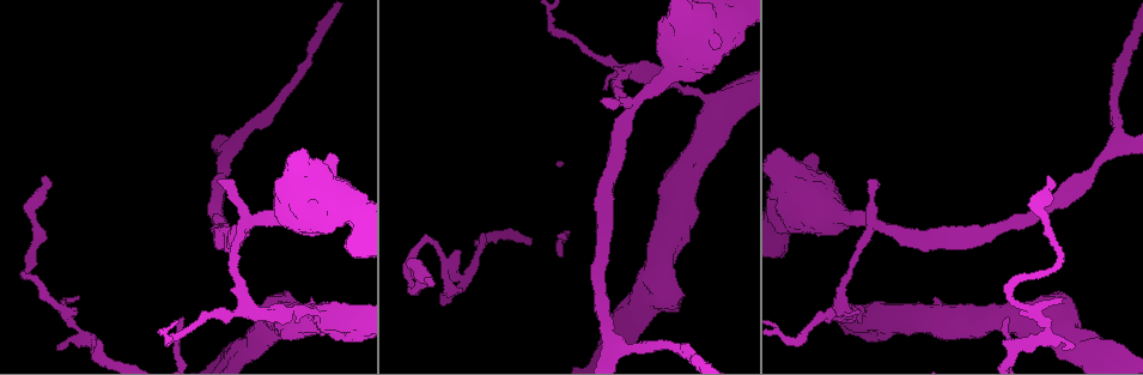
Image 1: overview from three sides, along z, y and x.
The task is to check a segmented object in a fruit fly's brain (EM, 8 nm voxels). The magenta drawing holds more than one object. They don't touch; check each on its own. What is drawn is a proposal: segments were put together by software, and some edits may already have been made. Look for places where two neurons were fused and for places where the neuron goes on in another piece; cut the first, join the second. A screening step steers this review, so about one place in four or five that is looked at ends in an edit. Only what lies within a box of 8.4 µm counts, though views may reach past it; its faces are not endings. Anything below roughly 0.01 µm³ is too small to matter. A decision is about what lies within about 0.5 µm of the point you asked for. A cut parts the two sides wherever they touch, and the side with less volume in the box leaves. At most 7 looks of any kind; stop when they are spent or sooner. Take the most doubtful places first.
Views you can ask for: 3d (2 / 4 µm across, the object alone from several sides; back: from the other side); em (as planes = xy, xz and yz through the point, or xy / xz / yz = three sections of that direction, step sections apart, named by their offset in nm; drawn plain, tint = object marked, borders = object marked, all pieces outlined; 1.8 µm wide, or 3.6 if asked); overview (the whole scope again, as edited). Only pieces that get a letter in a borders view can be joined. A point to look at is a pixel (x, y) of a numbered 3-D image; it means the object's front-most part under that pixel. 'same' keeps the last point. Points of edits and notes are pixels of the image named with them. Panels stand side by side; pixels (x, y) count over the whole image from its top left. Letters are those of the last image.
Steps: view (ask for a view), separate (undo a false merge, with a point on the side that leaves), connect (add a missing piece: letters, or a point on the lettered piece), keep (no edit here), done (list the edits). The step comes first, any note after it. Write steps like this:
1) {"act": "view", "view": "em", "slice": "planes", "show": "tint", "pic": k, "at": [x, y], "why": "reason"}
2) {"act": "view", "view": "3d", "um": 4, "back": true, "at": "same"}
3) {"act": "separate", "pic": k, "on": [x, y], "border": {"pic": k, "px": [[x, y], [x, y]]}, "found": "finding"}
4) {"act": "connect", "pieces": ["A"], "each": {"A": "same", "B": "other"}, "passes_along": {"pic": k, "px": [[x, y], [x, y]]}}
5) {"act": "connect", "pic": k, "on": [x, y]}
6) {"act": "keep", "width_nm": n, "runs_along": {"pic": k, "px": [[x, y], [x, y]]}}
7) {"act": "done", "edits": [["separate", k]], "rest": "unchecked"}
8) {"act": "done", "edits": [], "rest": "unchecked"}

{"act": "view", "view": "3d", "um": 4, "pic": 1, "at": [565, 237], "why": "branch stops here"}

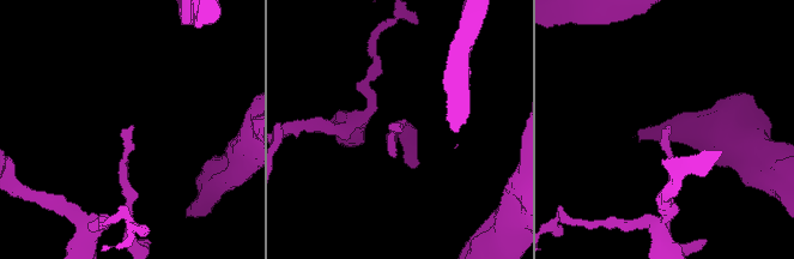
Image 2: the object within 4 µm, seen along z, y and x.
{"act": "view", "view": "em", "slice": "planes", "show": "borders", "pic": 2, "at": [670, 125]}

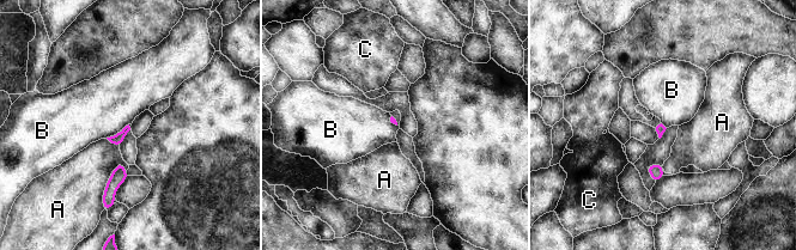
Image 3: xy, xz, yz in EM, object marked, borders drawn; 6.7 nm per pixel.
{"act": "keep", "longest_contact_nm": ["A", 320], "each": {"A": "other", "B": "other", "C": "other"}, "found": "none of them fits"}

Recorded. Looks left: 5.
{"act": "view", "view": "em", "slice": "planes", "show": "tint", "pic": 1, "at": [44, 178], "why": "branch stops here"}

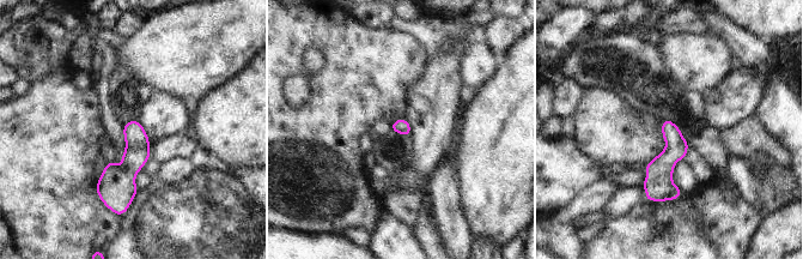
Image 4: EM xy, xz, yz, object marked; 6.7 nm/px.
{"act": "view", "view": "em", "slice": "planes", "show": "borders", "at": "same"}

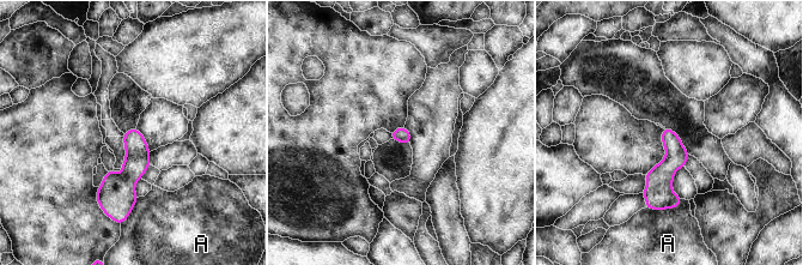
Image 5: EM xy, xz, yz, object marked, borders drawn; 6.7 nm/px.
{"act": "keep", "width_nm": 110, "longest_contact_nm": ["A", 280], "each": {"A": "other"}, "found": "no lettered piece goes on from it"}

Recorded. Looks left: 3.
{"act": "view", "view": "em", "slice": "planes", "show": "borders", "pic": 1, "at": [858, 309], "why": "an open end"}

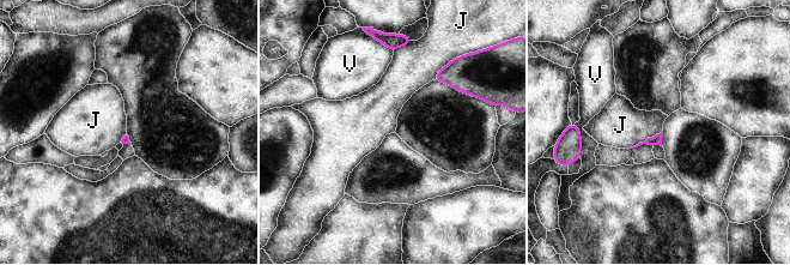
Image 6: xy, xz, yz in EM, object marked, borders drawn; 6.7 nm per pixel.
{"act": "keep", "each": {"J": "other", "V": "other"}, "border": {"pic": 6, "px": [[662, 131], [629, 148]]}, "found": "none of them fits"}

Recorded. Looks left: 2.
{"act": "done", "edits": [], "rest": "unchecked"}

